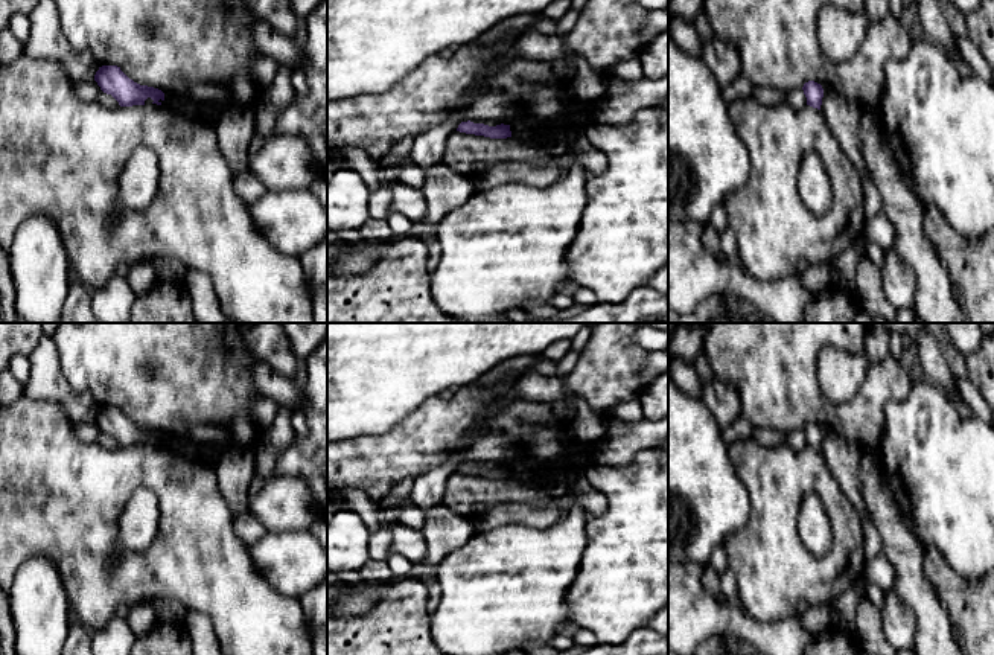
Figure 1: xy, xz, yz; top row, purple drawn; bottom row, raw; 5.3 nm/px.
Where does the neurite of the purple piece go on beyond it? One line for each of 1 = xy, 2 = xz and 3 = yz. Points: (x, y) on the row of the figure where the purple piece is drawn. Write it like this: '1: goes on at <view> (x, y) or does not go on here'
1: does not go on here
2: does not go on here
3: does not go on here

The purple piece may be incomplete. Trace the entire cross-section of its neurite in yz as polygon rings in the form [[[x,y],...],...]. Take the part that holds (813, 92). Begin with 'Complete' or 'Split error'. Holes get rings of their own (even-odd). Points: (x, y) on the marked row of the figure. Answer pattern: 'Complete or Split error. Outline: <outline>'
Complete. Outline: [[[808,81],[804,84],[802,90],[807,97],[807,105],[820,110],[822,97],[824,97],[822,85],[814,81]]]

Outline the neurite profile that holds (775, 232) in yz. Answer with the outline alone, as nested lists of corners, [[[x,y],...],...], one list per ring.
[[[749,96],[731,102],[729,116],[752,165],[744,186],[723,200],[741,265],[761,282],[796,274],[801,265],[830,265],[863,232],[866,218],[860,174],[822,111],[810,105],[801,111],[787,104],[764,105]],[[808,152],[820,158],[833,187],[834,204],[822,218],[807,209],[798,190],[799,168]]]

